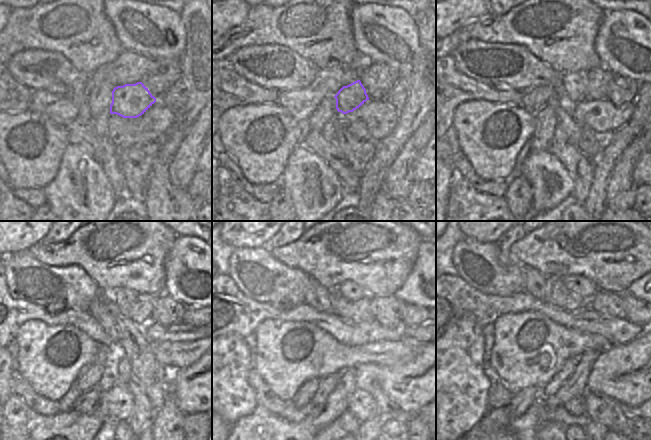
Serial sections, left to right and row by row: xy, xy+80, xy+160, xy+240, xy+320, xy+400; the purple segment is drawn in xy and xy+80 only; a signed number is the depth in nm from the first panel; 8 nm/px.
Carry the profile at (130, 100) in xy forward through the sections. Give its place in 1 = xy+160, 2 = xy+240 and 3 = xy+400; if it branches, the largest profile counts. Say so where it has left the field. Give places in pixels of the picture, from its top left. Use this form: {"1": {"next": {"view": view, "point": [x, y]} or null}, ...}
{"1": {"next": {"view": "xy+160", "point": [574, 83]}}, "2": {"next": {"view": "xy+240", "point": [122, 297]}}, "3": {"next": {"view": "xy+400", "point": [583, 286]}}}

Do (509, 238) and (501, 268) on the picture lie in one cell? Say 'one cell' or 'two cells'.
one cell

